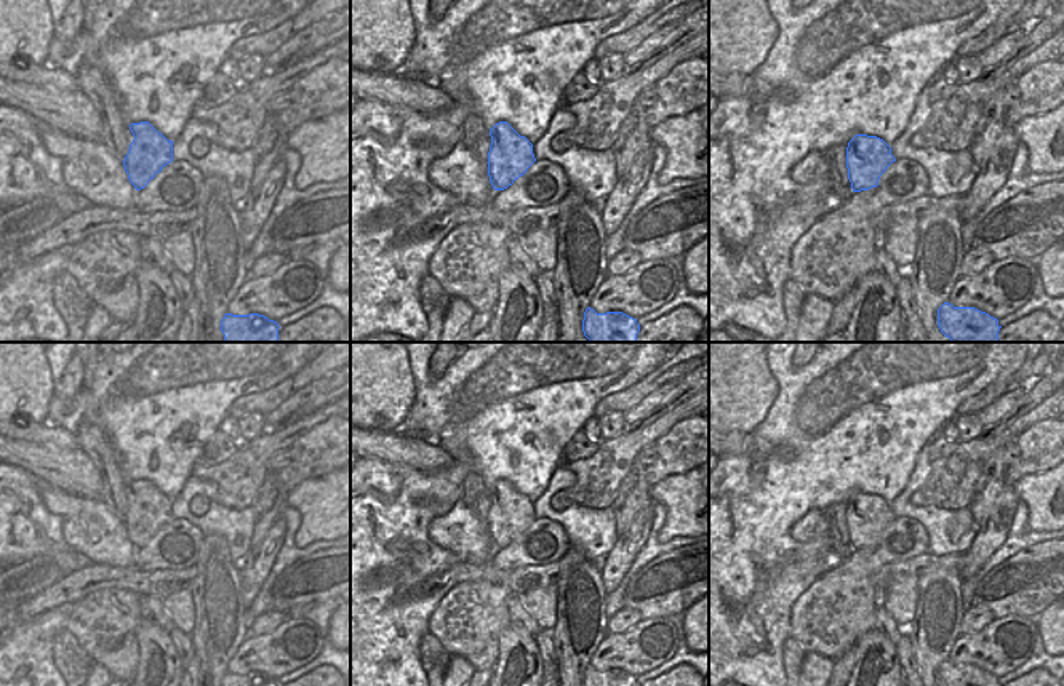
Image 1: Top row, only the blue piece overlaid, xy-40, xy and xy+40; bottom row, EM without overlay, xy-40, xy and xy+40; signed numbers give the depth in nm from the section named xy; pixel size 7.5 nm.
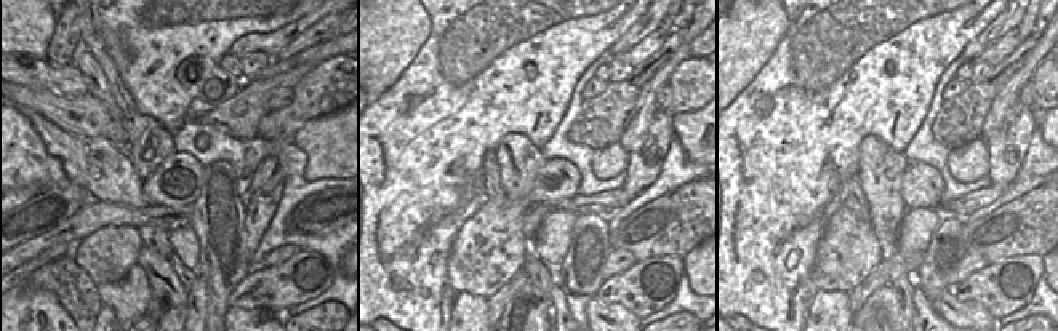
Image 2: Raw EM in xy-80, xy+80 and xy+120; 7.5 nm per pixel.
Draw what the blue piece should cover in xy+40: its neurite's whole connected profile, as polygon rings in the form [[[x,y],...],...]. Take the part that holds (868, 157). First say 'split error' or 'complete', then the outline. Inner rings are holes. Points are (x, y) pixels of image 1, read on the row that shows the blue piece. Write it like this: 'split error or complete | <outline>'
complete | [[[856,134],[846,147],[848,179],[853,192],[877,187],[880,176],[893,162],[896,162],[896,158],[883,139]]]

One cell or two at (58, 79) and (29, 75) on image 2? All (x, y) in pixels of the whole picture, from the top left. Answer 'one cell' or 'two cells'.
one cell

